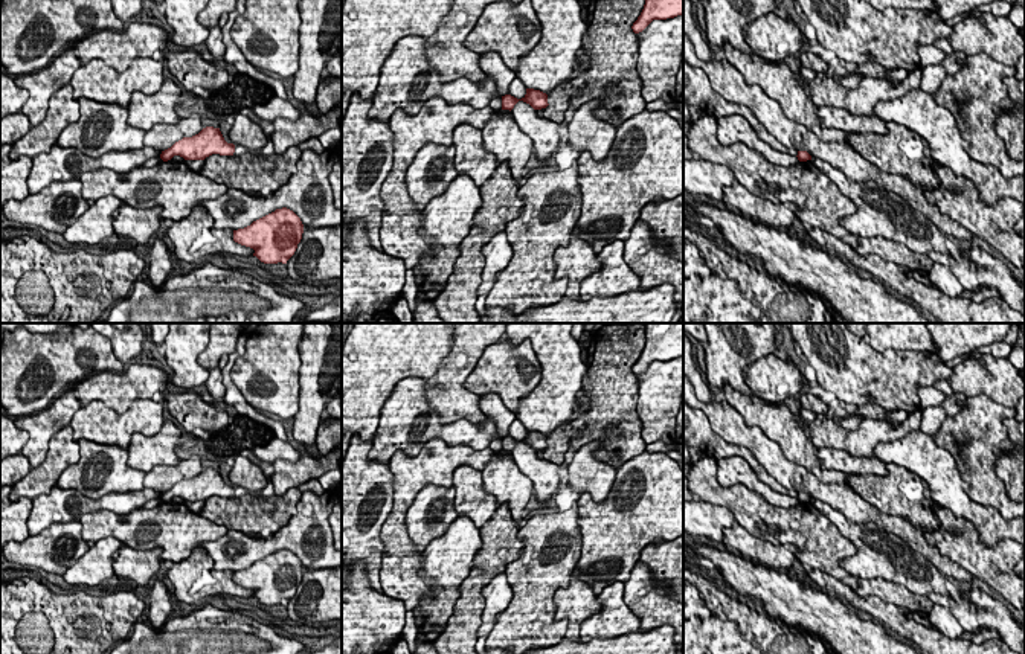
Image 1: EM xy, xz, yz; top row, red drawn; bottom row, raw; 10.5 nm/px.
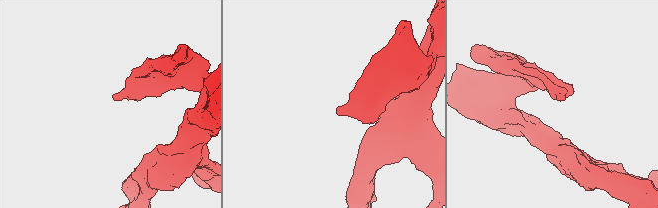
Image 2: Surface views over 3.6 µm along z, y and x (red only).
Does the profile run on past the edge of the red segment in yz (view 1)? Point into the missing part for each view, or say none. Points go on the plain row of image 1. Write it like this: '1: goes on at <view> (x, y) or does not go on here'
1: does not go on here

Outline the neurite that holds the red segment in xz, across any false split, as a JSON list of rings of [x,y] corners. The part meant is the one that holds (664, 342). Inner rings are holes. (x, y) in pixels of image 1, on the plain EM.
[[[645,323],[645,346],[631,370],[639,375],[653,361],[677,357],[683,357],[683,323]]]

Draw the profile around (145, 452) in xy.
[[[163,421],[157,434],[145,436],[134,433],[128,447],[128,466],[149,473],[156,465],[178,465],[175,447],[182,438],[182,430],[171,421]]]

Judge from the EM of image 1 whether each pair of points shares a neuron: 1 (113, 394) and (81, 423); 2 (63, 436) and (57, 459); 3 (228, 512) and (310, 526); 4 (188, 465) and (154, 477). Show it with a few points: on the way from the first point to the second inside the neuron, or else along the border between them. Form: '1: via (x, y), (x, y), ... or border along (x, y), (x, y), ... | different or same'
1: border along (139, 398), (121, 413), (95, 400), (81, 407) | different
2: via (63, 442), (61, 453) | same
3: border along (302, 493), (284, 525), (255, 538) | different
4: via (180, 471), (162, 477) | same

